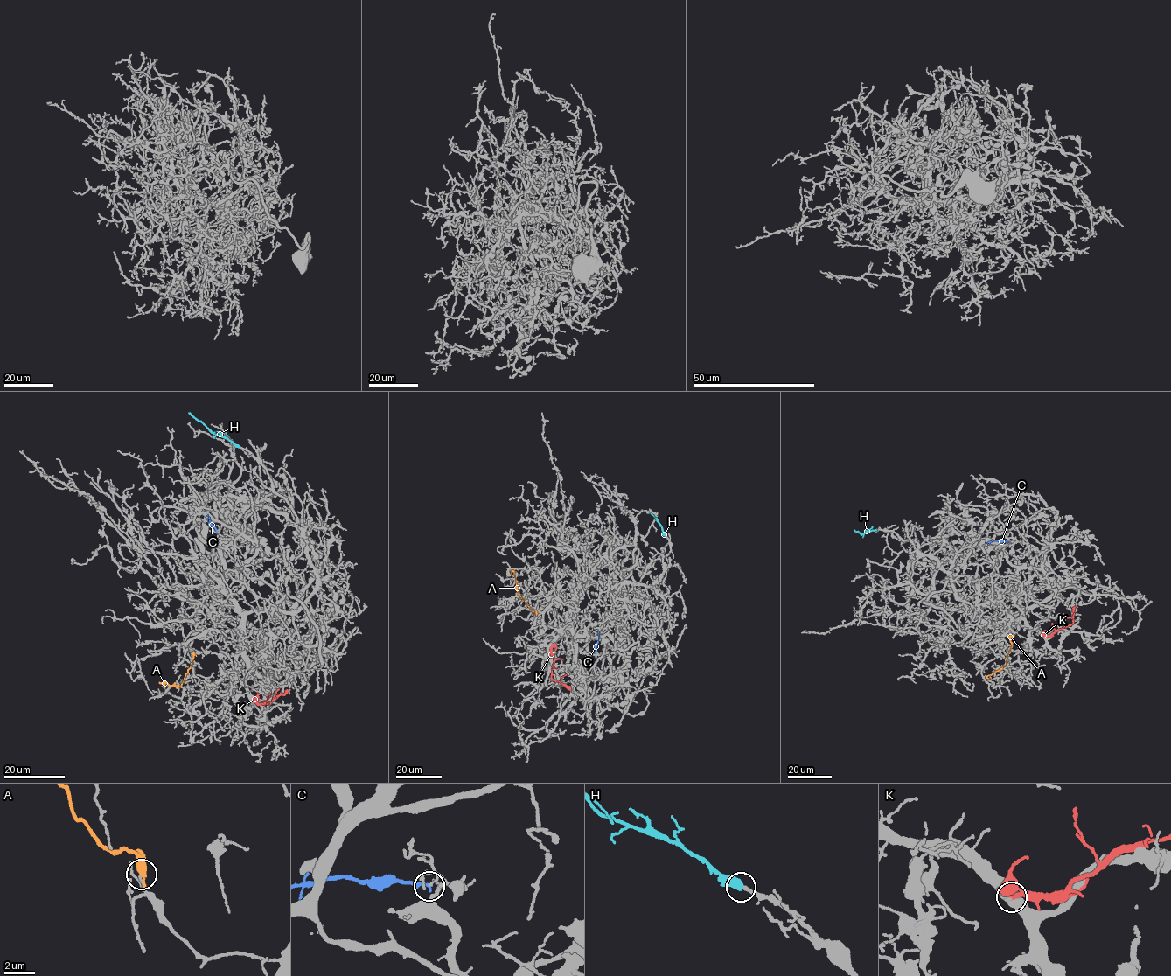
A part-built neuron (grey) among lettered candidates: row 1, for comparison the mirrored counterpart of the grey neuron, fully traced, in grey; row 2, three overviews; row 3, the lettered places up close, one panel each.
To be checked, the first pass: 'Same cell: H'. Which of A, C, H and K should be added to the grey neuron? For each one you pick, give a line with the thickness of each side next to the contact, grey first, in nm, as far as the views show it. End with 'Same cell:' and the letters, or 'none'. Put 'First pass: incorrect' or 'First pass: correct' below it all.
H: calibres 220 and 550 nm
Same cell: H
First pass: correct

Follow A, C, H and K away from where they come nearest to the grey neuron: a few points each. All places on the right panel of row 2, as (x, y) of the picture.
A: (1012, 636), (1012, 646), (1006, 665), (986, 677)
C: (1008, 542), (986, 542)
H: (876, 530), (860, 533), (853, 530)
K: (1042, 636), (1051, 635), (1072, 623), (1075, 605)

